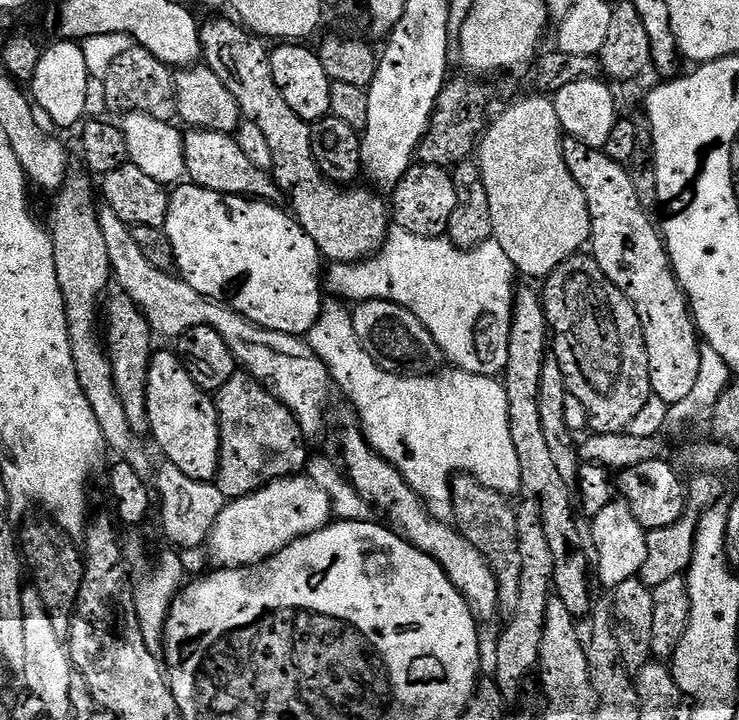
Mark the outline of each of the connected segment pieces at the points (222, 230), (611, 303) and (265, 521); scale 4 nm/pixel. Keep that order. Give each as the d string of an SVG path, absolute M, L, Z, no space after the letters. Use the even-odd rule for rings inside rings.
M191 190L192 192L173 191L168 198L168 217L164 223L164 233L172 243L172 249L176 255L176 268L179 275L198 294L202 294L207 300L223 302L227 307L245 316L251 324L257 324L260 328L281 332L287 336L303 337L321 319L320 316L320 288L322 292L322 257L314 246L314 242L303 232L300 225L287 211L282 212L275 203L263 200L254 200L246 196L227 196L217 192L206 192L203 190Z
M591 254L571 256L543 284L550 344L565 382L575 389L577 398L583 400L590 392L596 396L608 385L608 380L636 380L636 376L644 376L644 368L650 370L650 362L644 364L644 355L648 353L646 338L635 306L606 278Z
M307 475L287 476L284 480L275 480L254 494L246 494L237 500L225 503L218 514L217 522L206 541L206 548L212 551L213 565L226 568L247 568L249 564L257 564L274 554L278 554L286 546L290 546L300 536L309 536L325 528L333 519L334 507L326 492L319 488Z

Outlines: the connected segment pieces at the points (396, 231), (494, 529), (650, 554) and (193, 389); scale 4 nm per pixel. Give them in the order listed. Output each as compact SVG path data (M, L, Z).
M389 227L388 237L384 240L379 253L358 264L333 264L326 268L326 288L336 296L351 302L365 300L393 300L398 306L410 310L430 330L434 342L438 342L444 359L449 365L461 372L473 372L479 376L496 376L498 368L484 364L480 357L480 348L476 345L476 326L482 316L492 320L492 324L501 330L512 327L512 306L514 289L518 284L516 267L506 258L506 250L498 246L495 238L482 242L477 248L467 250L456 247L447 238L431 240L425 236L415 236L404 228Z
M459 475L452 482L452 514L455 527L486 558L494 578L498 582L498 602L501 613L512 614L518 606L521 592L522 563L518 546L518 522L513 501L482 486L472 476Z
M698 474L692 484L687 485L686 511L676 523L660 529L649 531L646 535L646 560L638 575L644 585L650 589L657 588L669 578L683 575L692 561L694 542L700 526L700 518L705 510L712 508L723 494L721 478L716 474Z
M153 351L146 382L146 410L150 436L156 439L161 454L185 476L181 477L188 482L215 481L216 471L220 465L220 419L216 413L216 401L196 385L194 378L190 378L190 374L175 351Z

